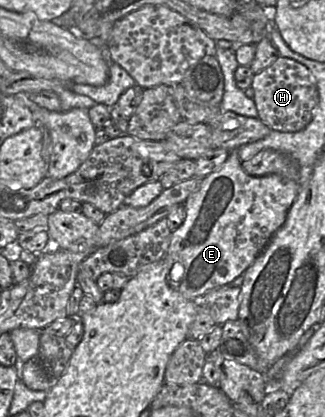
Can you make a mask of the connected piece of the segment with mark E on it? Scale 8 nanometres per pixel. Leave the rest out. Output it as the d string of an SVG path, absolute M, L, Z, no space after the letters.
M238 149L230 151L223 166L202 179L198 190L189 195L184 203L184 222L171 233L164 257L167 264L167 283L186 299L199 301L207 292L228 285L244 274L284 224L297 198L300 186L296 181L278 174L250 176L244 171L241 163Z

